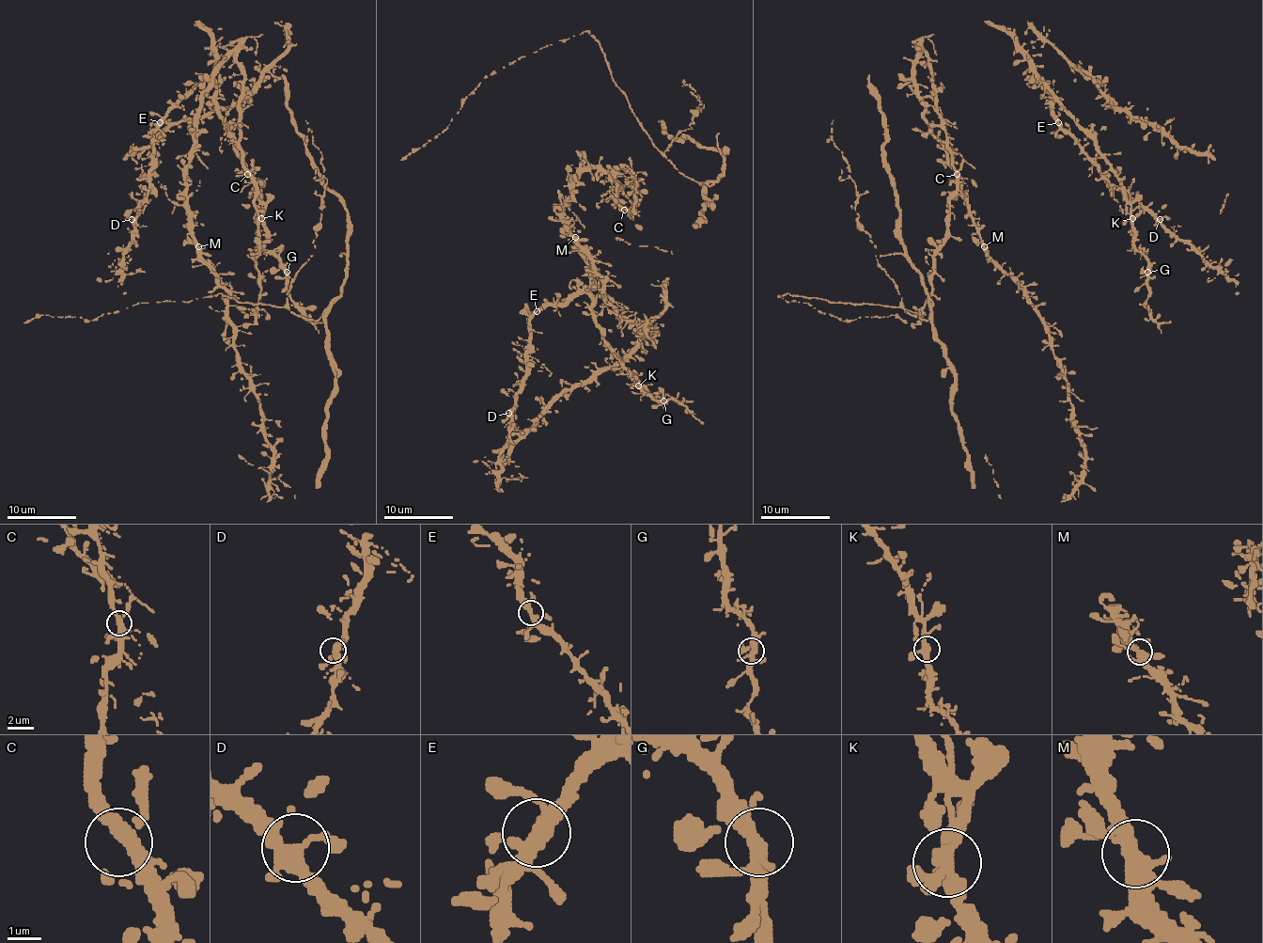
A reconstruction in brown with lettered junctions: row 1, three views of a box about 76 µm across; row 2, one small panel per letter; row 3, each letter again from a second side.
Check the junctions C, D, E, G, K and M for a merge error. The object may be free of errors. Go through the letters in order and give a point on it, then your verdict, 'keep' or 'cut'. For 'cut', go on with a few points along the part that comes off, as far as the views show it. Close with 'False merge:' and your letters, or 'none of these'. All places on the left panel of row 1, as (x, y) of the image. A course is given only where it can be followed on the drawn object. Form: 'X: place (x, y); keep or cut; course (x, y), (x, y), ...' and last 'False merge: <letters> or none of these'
C: place (247, 174); keep
D: place (132, 219); keep
E: place (160, 122); keep
G: place (287, 272); keep
K: place (261, 218); keep
M: place (198, 246); keep
False merge: none of these

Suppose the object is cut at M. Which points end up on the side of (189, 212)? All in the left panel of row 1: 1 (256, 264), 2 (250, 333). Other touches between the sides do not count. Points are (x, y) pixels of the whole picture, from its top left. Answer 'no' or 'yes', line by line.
1: yes
2: no

